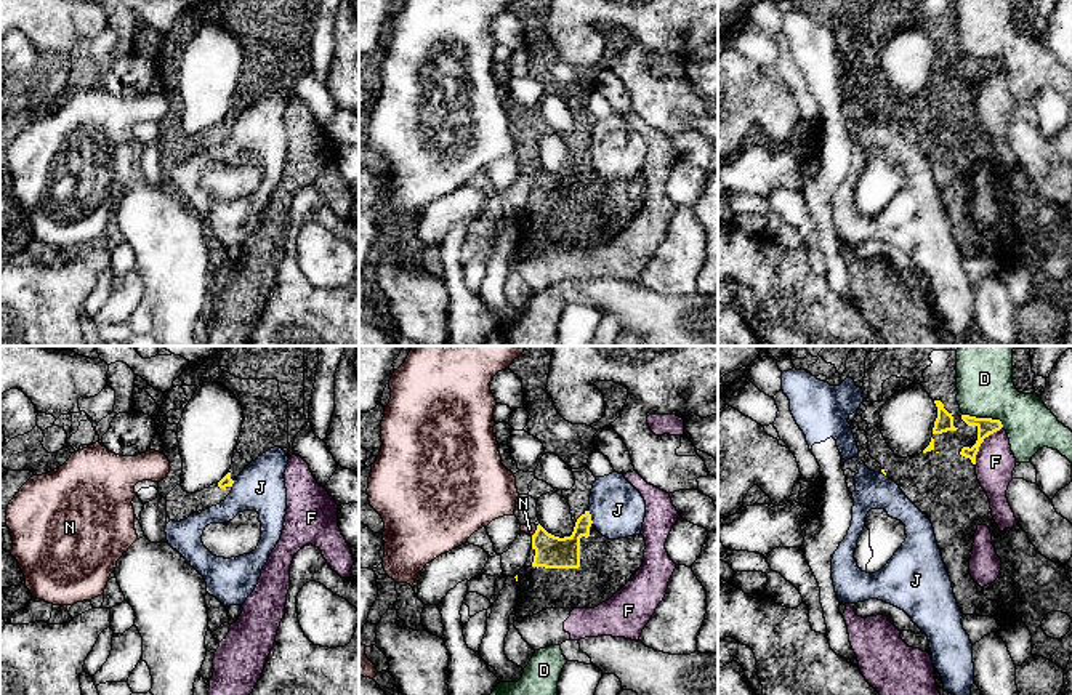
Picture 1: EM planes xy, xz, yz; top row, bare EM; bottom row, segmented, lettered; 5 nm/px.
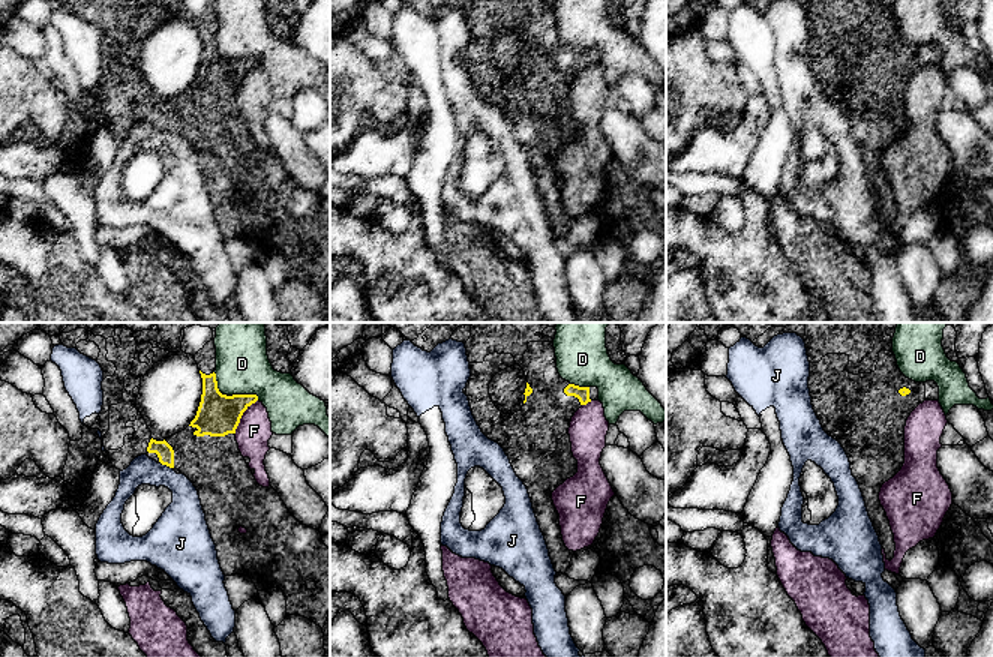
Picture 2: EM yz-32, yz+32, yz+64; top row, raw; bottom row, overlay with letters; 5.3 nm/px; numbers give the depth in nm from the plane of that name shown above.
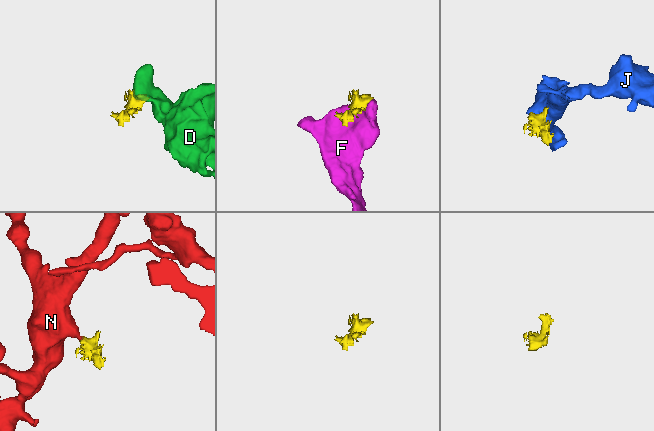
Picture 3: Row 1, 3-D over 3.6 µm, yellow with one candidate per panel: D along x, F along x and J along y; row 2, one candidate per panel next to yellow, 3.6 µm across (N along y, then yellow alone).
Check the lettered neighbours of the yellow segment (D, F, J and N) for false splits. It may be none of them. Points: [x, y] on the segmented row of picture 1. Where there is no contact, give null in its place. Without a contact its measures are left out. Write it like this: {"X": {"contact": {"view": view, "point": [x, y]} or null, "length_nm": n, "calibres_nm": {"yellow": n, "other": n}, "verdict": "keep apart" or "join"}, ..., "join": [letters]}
{"D": {"contact": {"view": "yz", "point": [984, 418]}, "length_nm": 220, "calibres_nm": {"yellow": 90, "other": 280}, "verdict": "keep apart"}, "F": {"contact": {"view": "yz", "point": [981, 442]}, "length_nm": 240, "calibres_nm": {"yellow": 90, "other": 190}, "verdict": "keep apart"}, "J": {"contact": {"view": "xz", "point": [590, 518]}, "length_nm": 70, "calibres_nm": {"yellow": 160, "other": 280}, "verdict": "keep apart"}, "N": {"contact": {"view": "xz", "point": [536, 530]}, "length_nm": 60, "calibres_nm": {"yellow": 160, "other": 50}, "verdict": "keep apart"}, "join": []}

